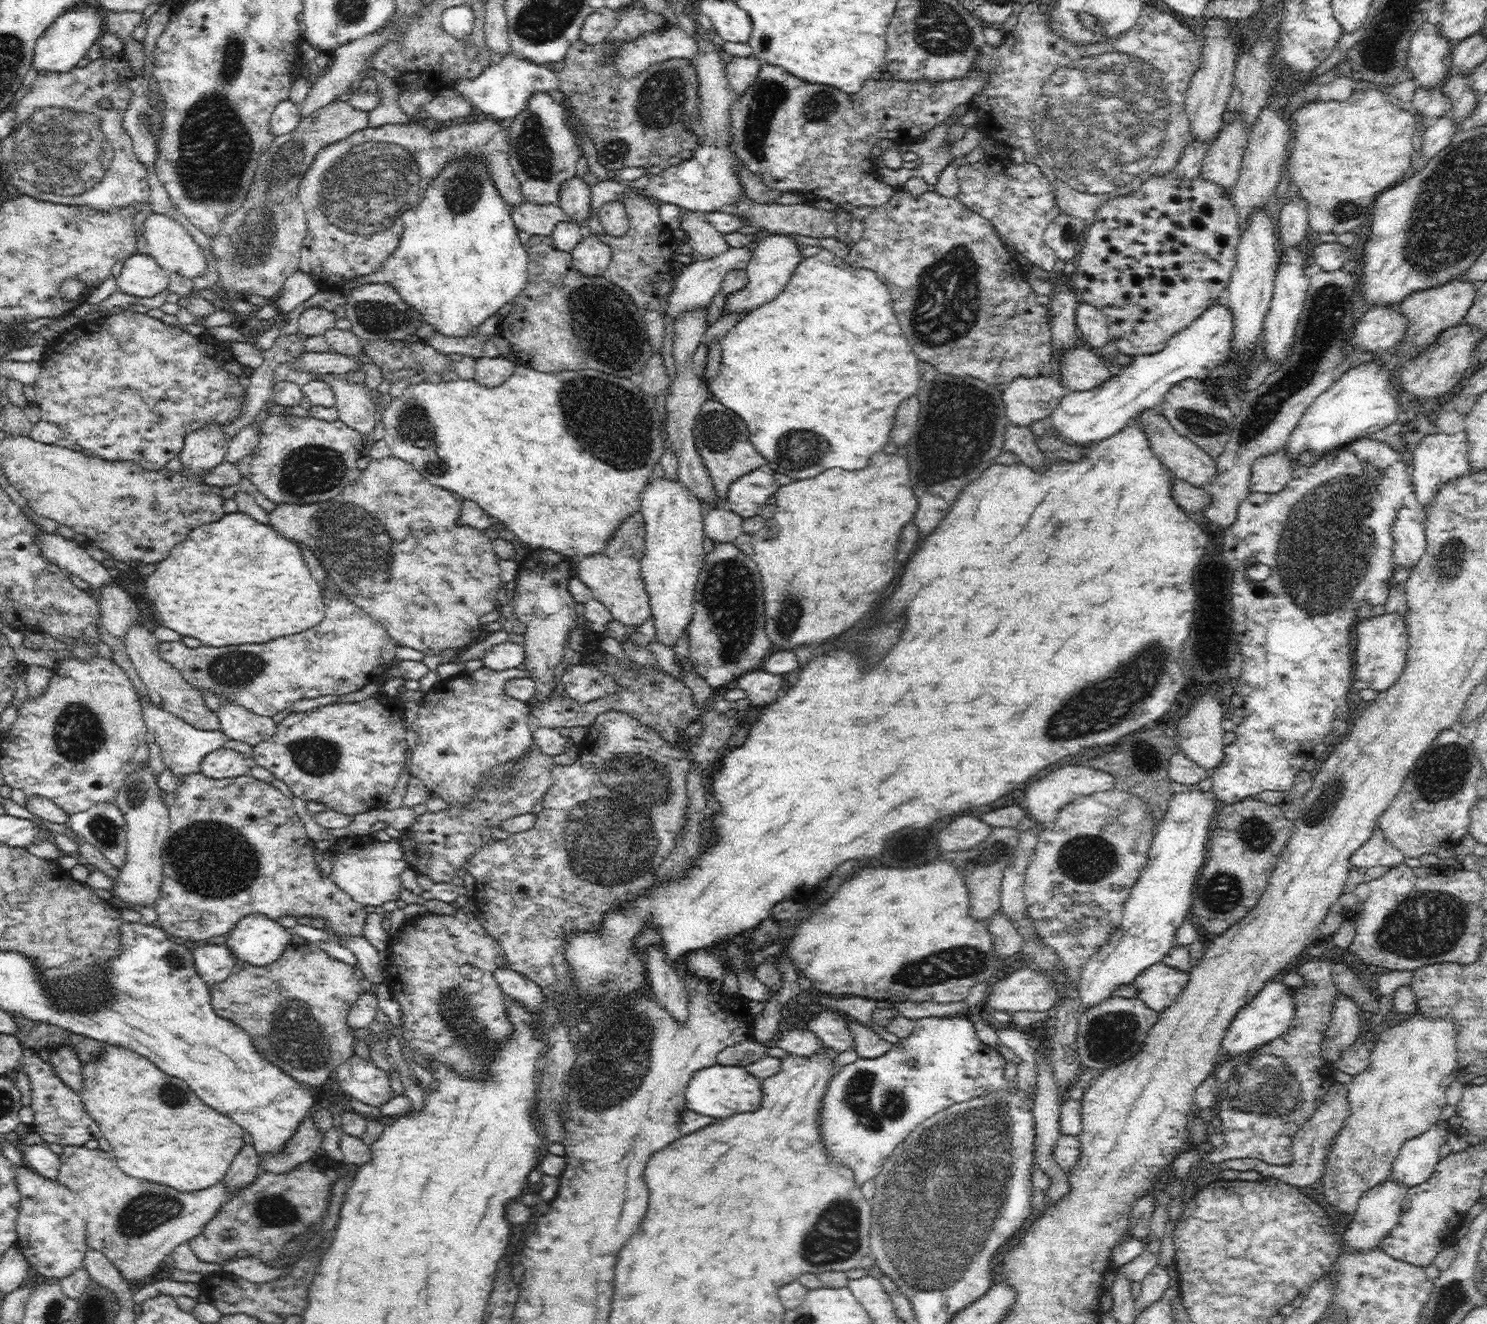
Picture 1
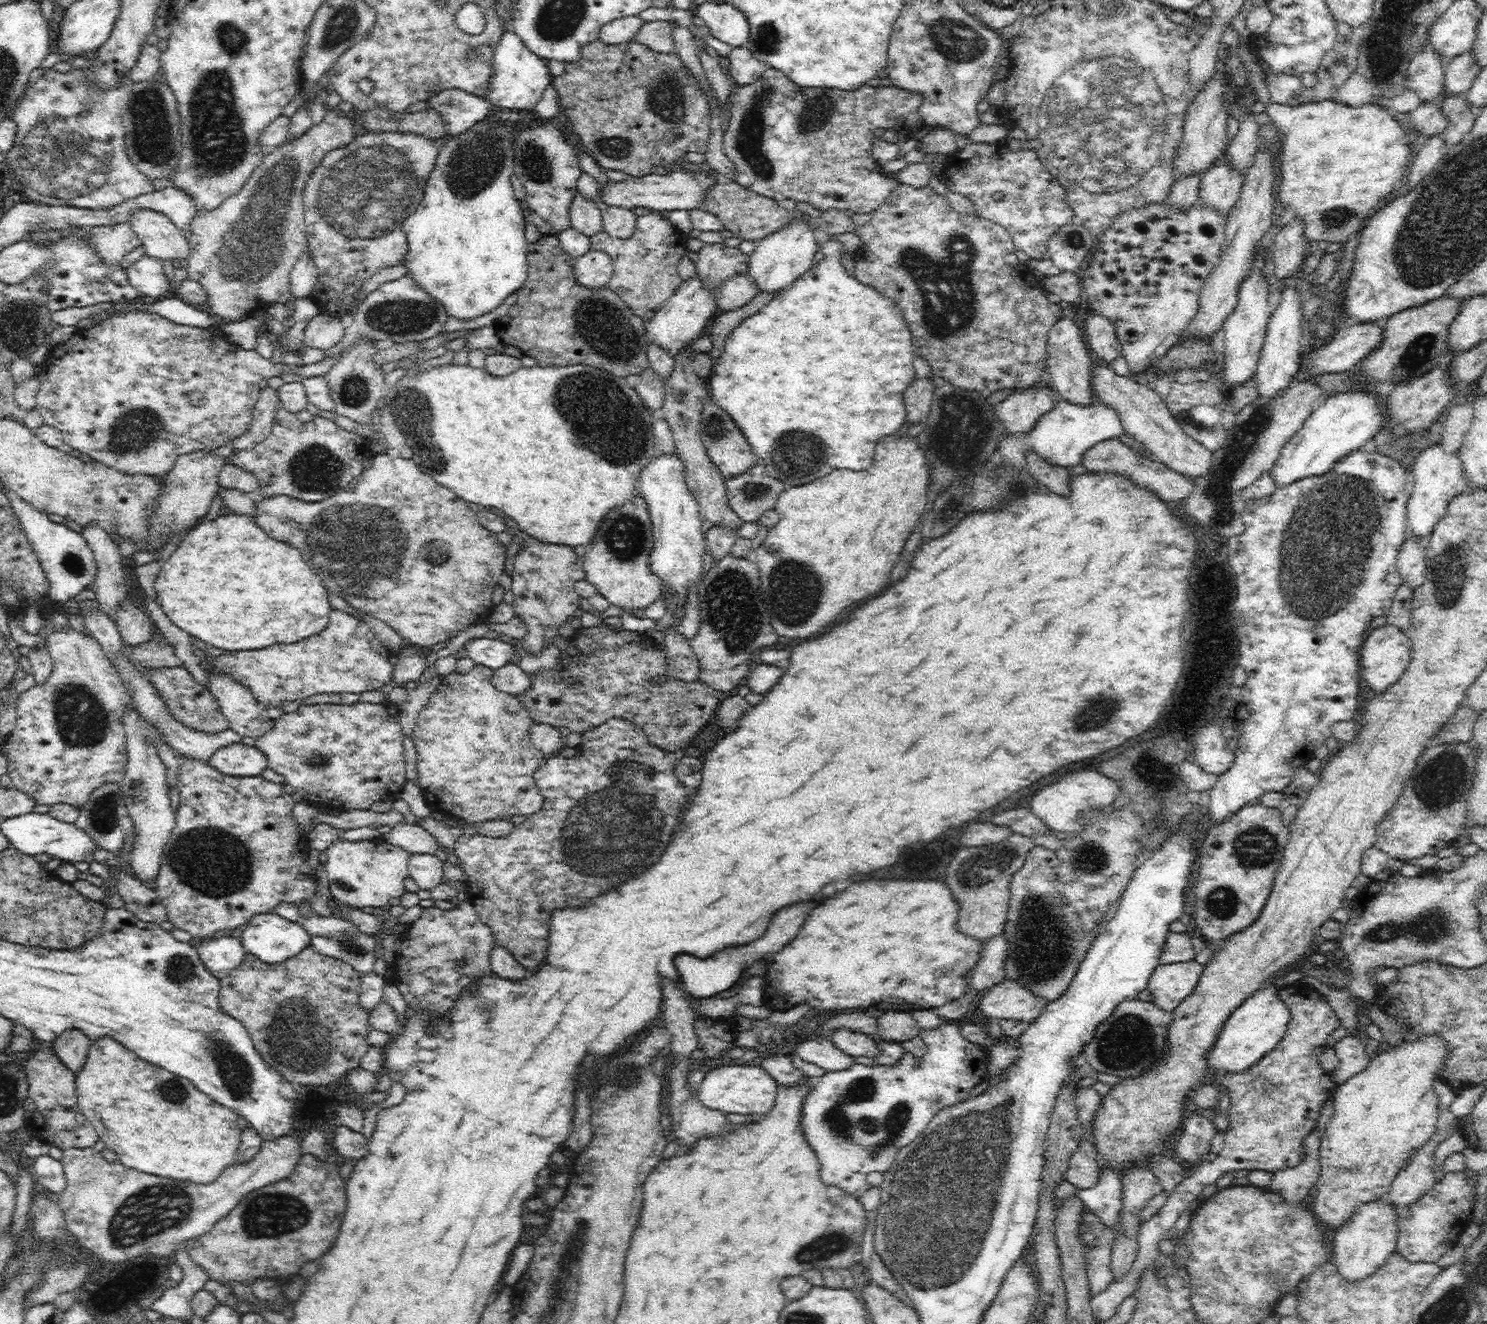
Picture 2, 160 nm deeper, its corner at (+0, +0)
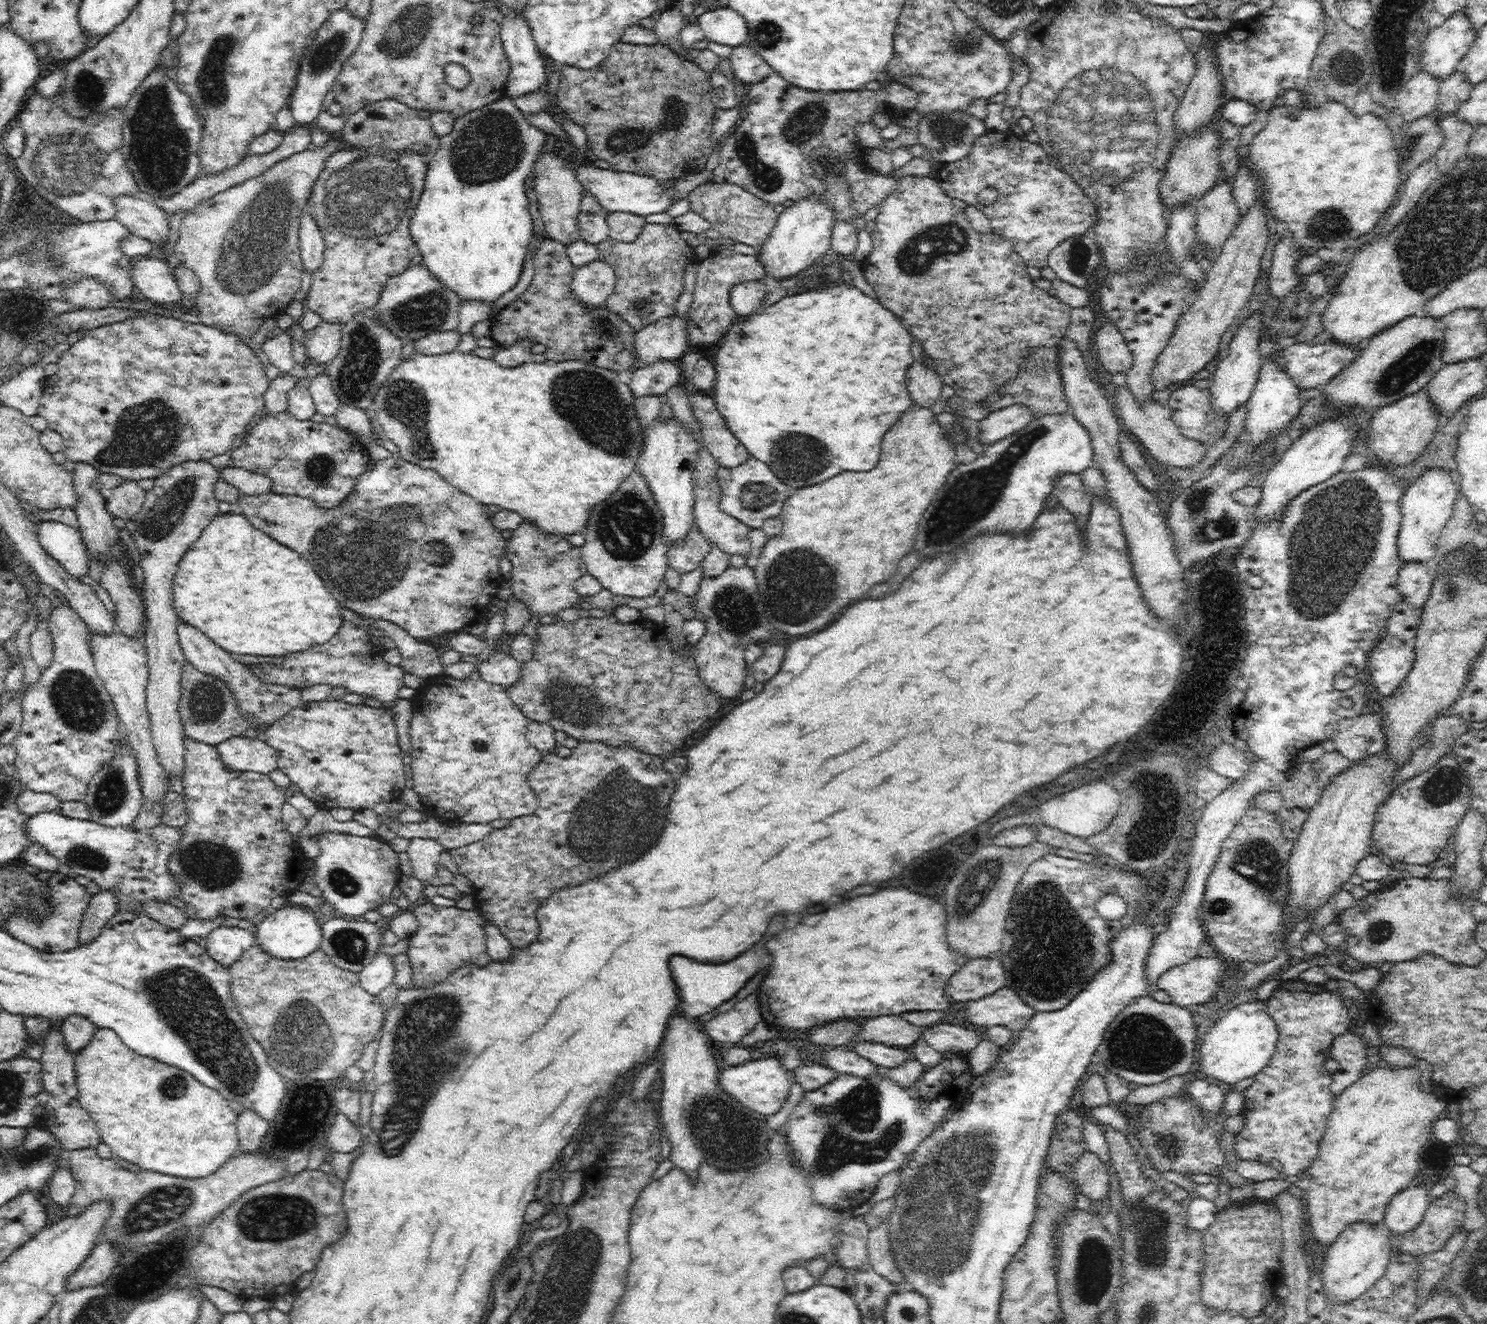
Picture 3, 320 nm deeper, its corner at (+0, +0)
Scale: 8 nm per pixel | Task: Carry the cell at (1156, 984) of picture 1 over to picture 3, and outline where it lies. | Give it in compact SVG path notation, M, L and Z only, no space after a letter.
M1219 955L1214 957L1202 957L1186 961L1186 964L1174 966L1166 970L1155 988L1165 990L1172 999L1172 1003L1187 1007L1192 1004L1208 1002L1226 972L1225 959Z

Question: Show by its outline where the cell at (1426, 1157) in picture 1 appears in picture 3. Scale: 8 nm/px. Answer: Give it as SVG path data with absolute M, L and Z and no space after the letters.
M1411 1184L1408 1188L1402 1188L1389 1202L1384 1214L1383 1223L1392 1231L1392 1238L1396 1235L1404 1235L1414 1230L1420 1222L1431 1197L1424 1186Z

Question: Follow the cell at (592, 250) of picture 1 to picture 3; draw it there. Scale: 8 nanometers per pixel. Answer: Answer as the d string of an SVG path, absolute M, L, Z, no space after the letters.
M596 258L590 264L573 268L571 274L573 295L584 306L600 308L606 305L616 281L615 270L610 264Z

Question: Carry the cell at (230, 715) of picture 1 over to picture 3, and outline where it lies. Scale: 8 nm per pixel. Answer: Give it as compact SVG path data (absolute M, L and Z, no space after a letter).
M180 620L177 636L187 663L192 664L199 672L221 678L222 682L228 684L228 687L235 695L242 715L246 715L250 721L256 723L256 726L254 726L256 732L259 733L261 731L260 726L262 724L272 724L303 703L300 689L290 689L278 684L261 682L260 678L252 673L248 666L242 664L240 660L236 660L232 653L228 653L220 646L214 644L198 628L194 628L194 626L190 626L190 624Z

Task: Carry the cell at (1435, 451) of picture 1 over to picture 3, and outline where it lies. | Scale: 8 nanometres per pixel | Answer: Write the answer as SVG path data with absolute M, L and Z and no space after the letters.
M1440 467L1426 468L1426 474L1412 478L1401 496L1402 522L1397 536L1398 556L1406 562L1428 562L1437 551L1437 540L1444 523L1453 513L1453 506L1460 495L1452 483L1452 470Z

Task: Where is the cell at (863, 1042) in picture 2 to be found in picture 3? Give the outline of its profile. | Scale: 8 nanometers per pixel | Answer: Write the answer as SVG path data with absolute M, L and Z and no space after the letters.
M865 1040L854 1046L854 1052L870 1059L875 1065L886 1066L886 1068L896 1068L896 1066L904 1064L908 1058L915 1056L910 1048L893 1047L880 1042L866 1042Z

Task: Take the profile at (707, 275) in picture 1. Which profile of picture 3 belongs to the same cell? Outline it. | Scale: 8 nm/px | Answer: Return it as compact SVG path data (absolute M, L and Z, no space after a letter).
M687 314L664 316L654 324L644 326L635 334L634 346L637 367L658 360L679 362L688 352Z

